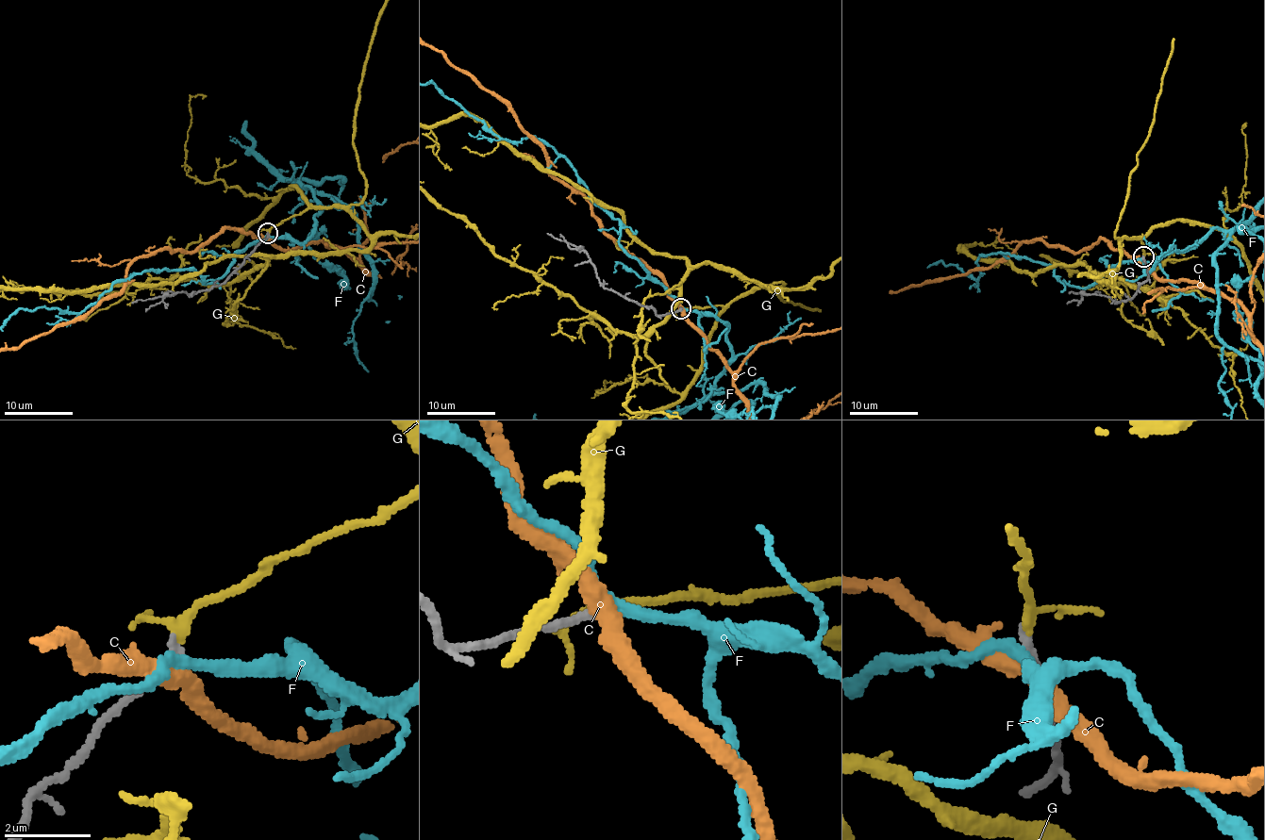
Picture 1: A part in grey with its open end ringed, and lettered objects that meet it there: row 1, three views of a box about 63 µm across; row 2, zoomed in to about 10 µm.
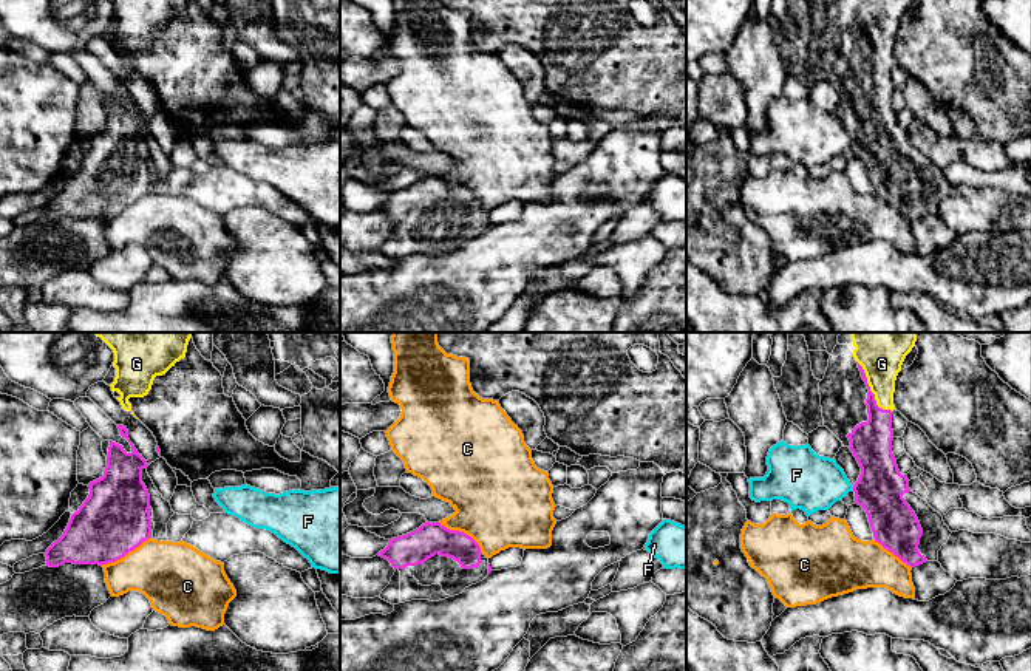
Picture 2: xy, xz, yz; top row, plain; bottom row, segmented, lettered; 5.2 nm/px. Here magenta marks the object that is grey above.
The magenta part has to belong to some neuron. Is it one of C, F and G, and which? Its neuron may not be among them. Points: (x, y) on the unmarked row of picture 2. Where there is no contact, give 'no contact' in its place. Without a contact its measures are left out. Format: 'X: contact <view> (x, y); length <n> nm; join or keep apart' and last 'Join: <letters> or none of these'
C: contact xy (125, 207); length 300 nm; keep apart
F: contact yz (854, 143); length 30 nm; keep apart
G: contact yz (869, 44); length 320 nm; join
Join: G

